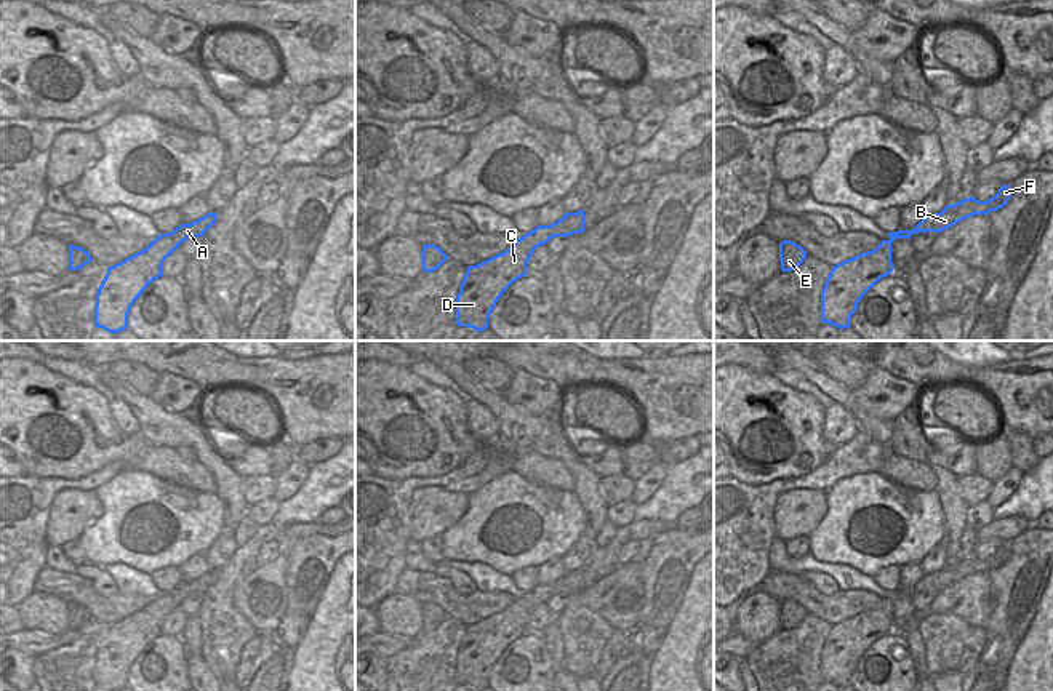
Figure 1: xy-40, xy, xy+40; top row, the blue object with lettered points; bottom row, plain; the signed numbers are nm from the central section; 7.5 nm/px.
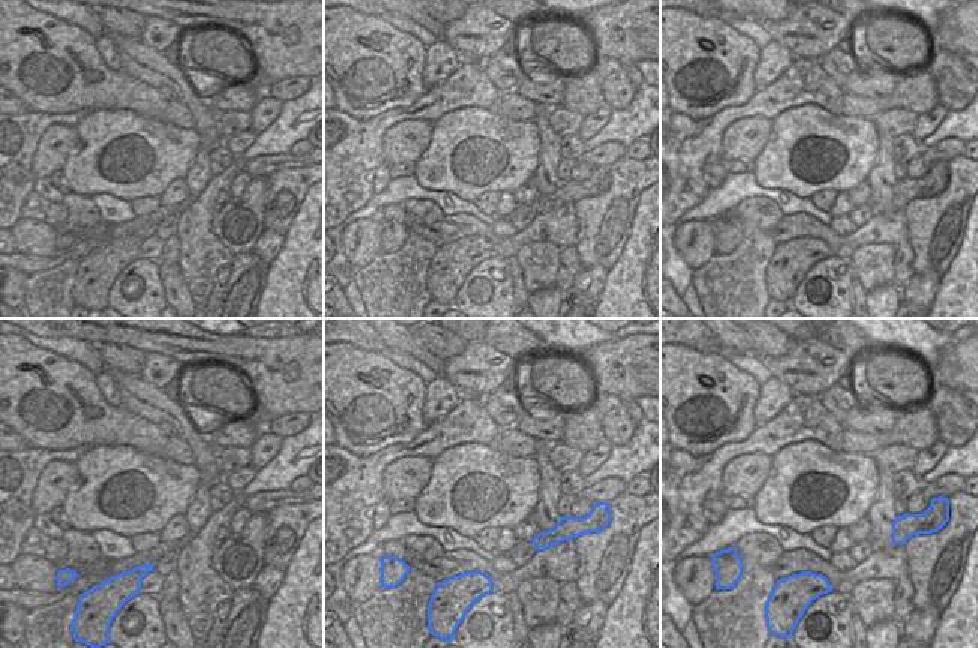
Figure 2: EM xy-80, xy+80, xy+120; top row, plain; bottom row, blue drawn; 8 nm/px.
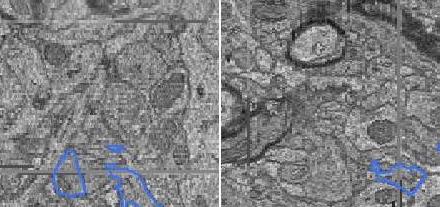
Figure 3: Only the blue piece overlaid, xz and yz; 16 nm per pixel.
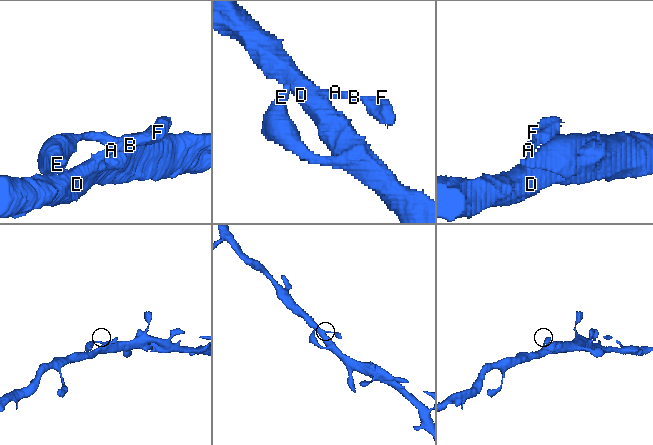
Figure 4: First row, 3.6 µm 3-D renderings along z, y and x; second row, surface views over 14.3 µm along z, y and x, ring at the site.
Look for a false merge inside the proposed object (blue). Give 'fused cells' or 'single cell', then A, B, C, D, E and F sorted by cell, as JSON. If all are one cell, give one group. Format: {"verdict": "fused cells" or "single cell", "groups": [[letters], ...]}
{"verdict": "single cell", "groups": [["A", "B", "C", "D", "E", "F"]]}

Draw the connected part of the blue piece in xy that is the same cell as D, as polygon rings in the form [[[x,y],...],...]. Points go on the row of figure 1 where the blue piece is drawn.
[[[584,211],[565,213],[551,226],[515,240],[514,245],[477,266],[469,266],[456,296],[456,325],[474,328],[477,333],[488,328],[488,318],[502,293],[526,275],[526,264],[533,251],[554,237],[570,237],[584,232]]]

